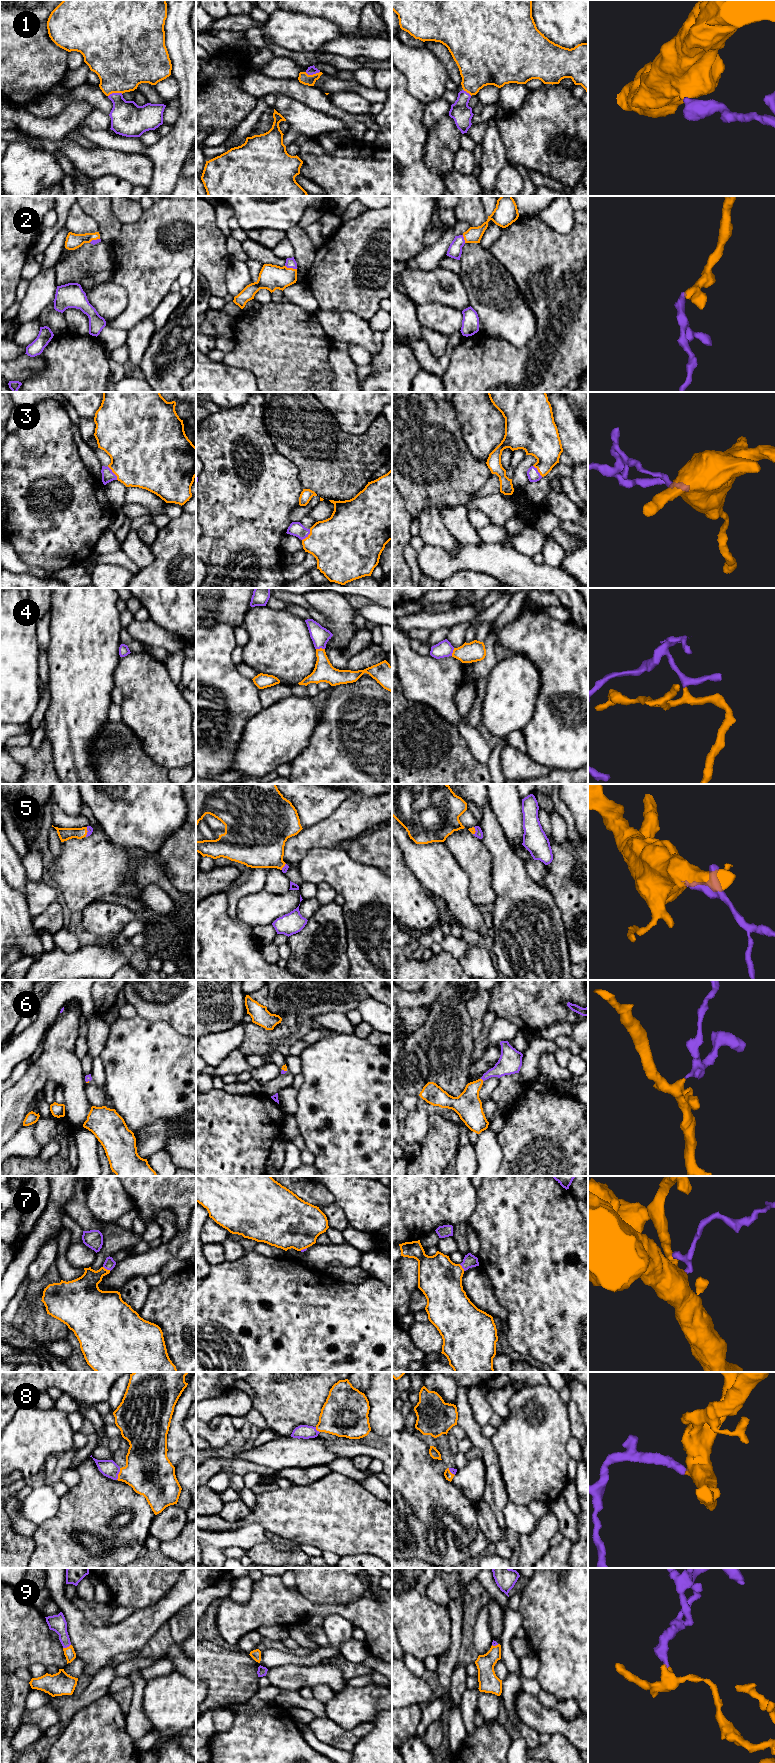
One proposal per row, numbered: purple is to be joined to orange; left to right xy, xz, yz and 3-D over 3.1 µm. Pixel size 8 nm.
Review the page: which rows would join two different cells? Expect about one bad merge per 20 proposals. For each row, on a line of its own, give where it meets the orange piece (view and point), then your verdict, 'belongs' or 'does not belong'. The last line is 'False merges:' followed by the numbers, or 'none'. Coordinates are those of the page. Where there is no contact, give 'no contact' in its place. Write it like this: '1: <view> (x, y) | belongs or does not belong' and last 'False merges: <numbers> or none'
1: xy (115, 92) | belongs
2: xz (291, 268) | belongs
3: xy (113, 472) | belongs
4: xz (320, 648) | belongs
5: xy (87, 831) | belongs
6: xz (284, 1070) | belongs
7: xy (106, 1269) | belongs
8: xy (118, 1474) | belongs
9: xy (67, 1647) | belongs
False merges: none

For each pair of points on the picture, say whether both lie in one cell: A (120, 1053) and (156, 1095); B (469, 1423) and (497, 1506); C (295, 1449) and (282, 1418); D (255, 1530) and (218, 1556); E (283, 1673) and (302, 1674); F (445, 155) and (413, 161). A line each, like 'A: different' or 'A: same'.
A: same
B: same
C: different
D: same
E: same
F: different

